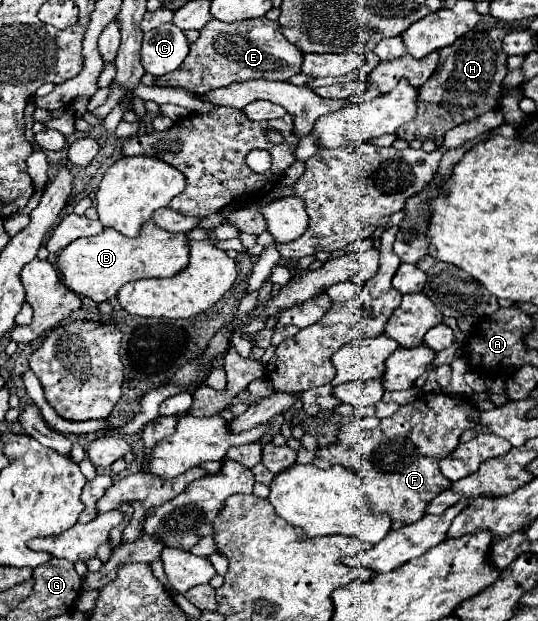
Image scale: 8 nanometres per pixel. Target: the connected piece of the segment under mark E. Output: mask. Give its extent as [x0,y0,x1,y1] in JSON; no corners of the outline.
[157,18,303,94]

